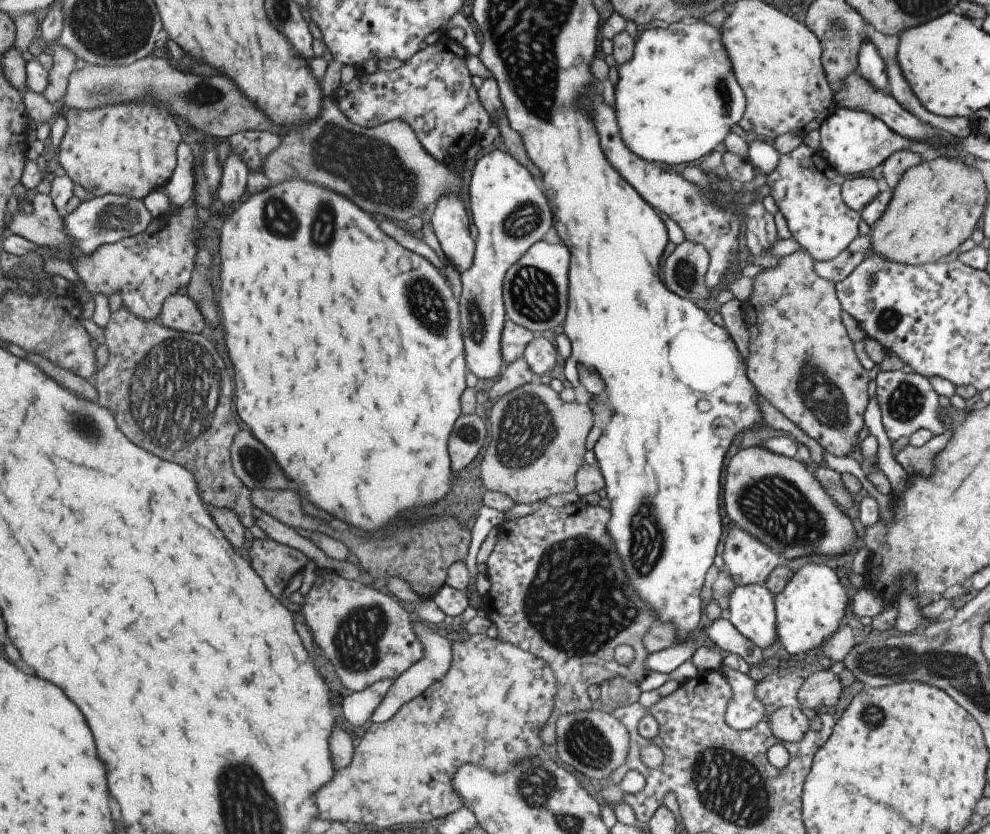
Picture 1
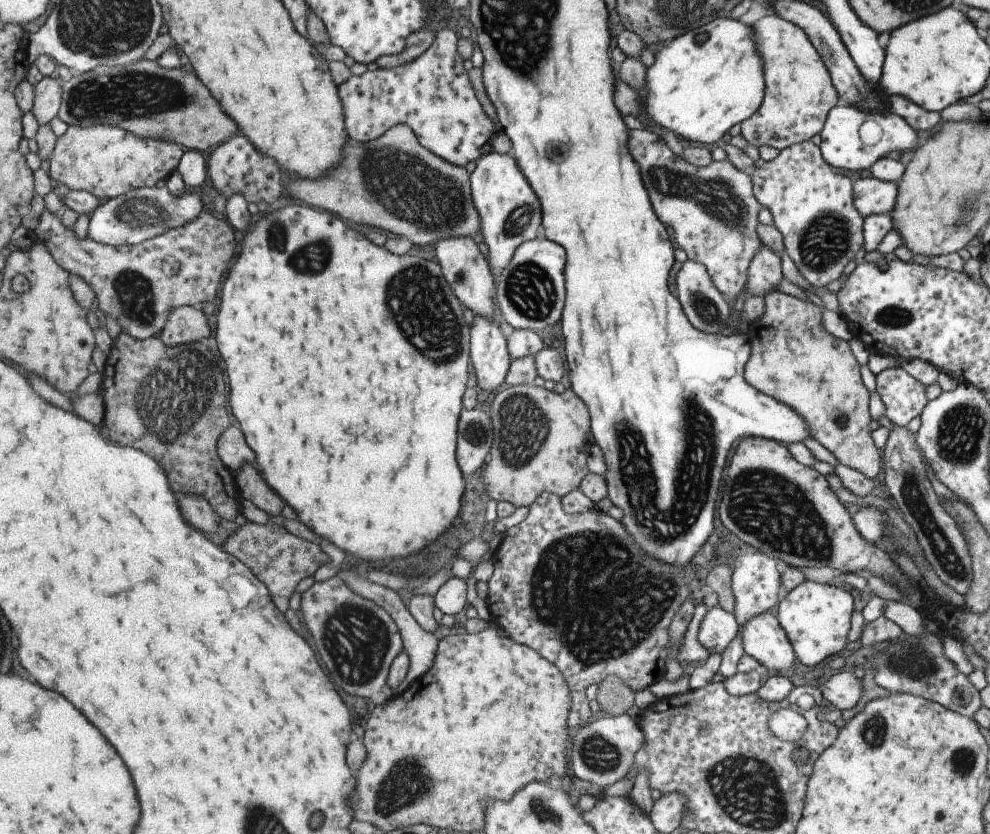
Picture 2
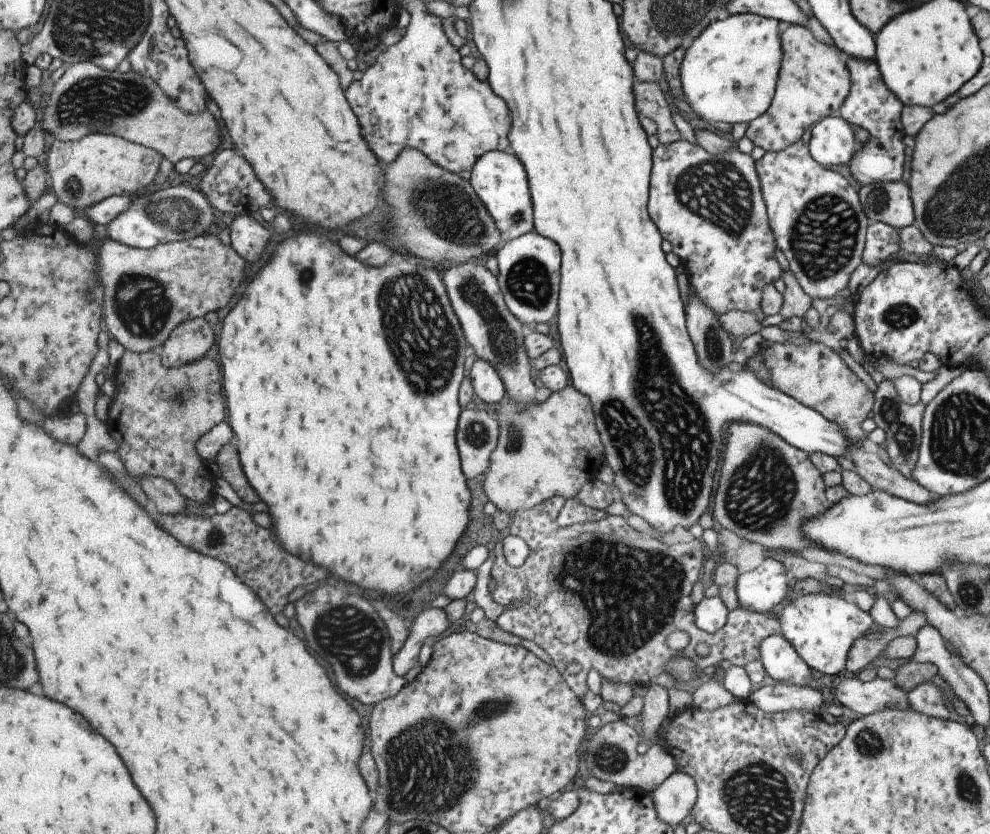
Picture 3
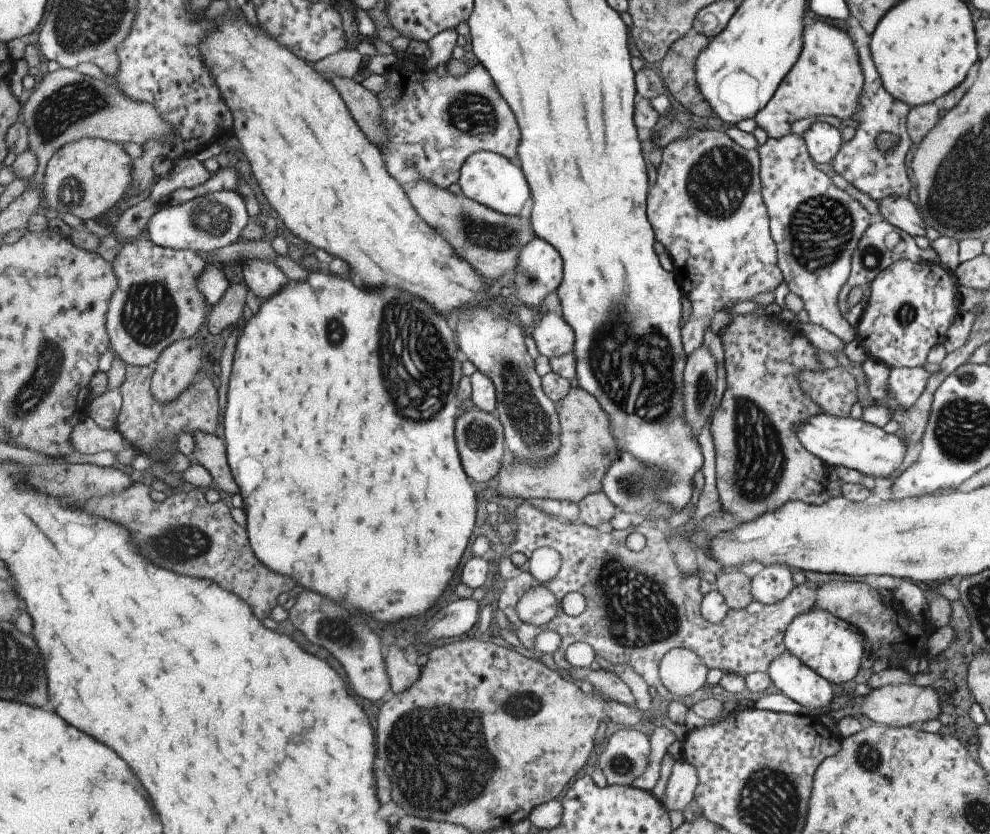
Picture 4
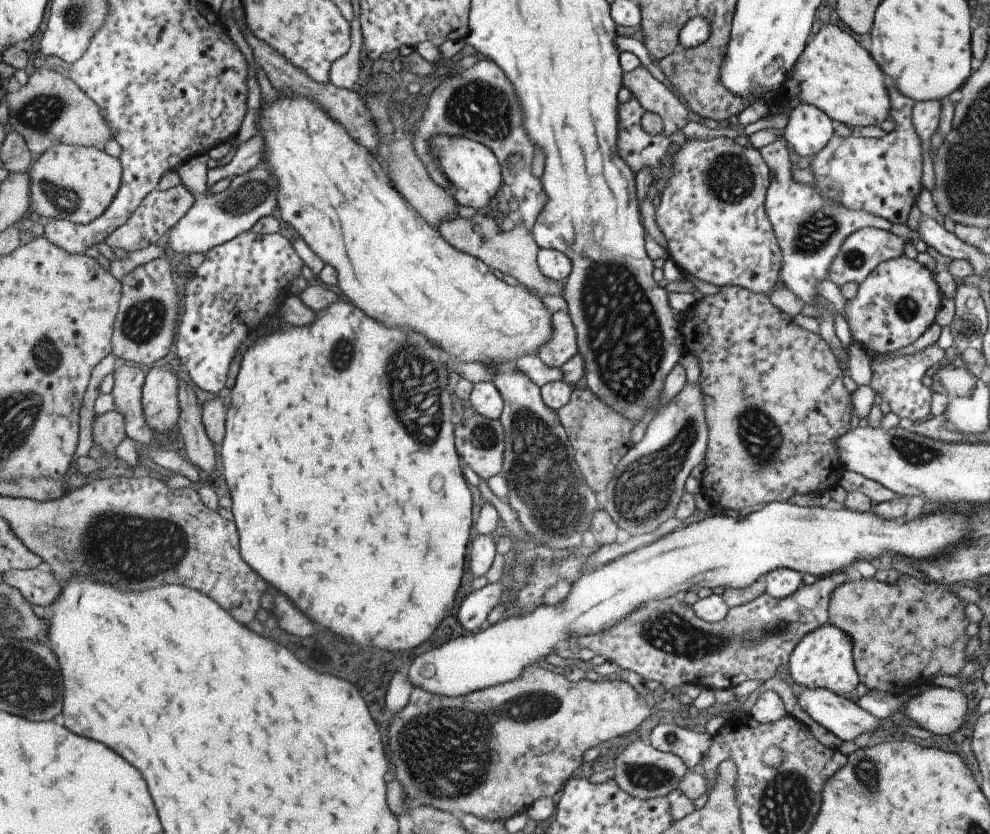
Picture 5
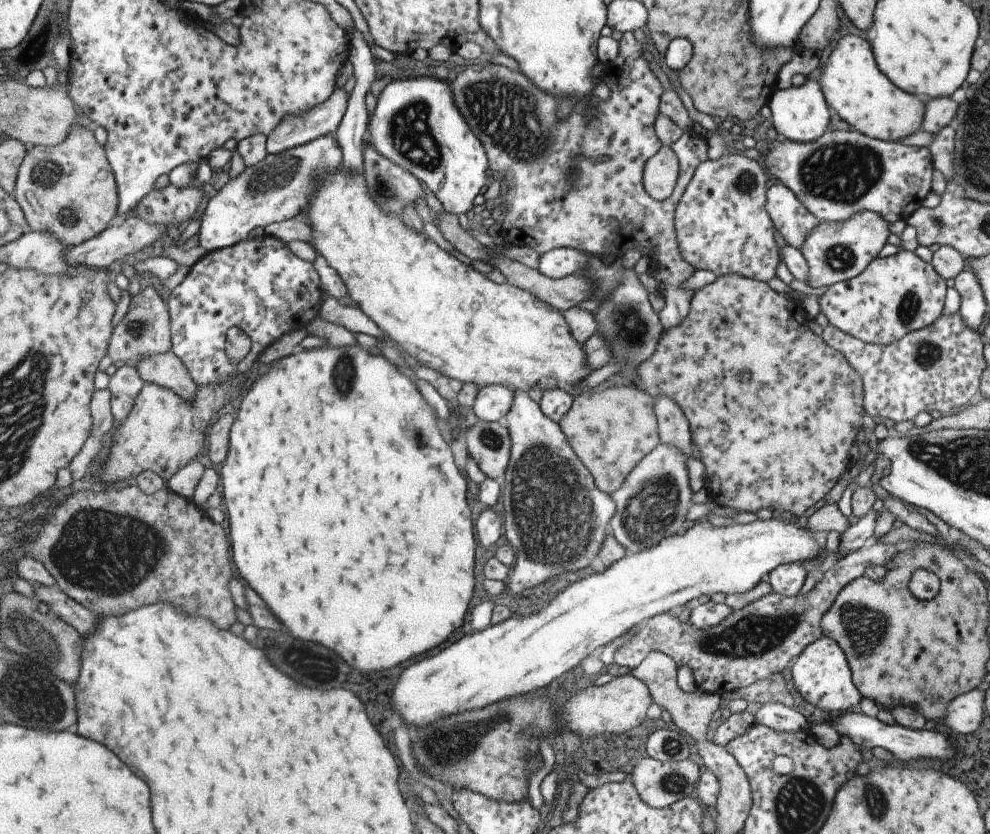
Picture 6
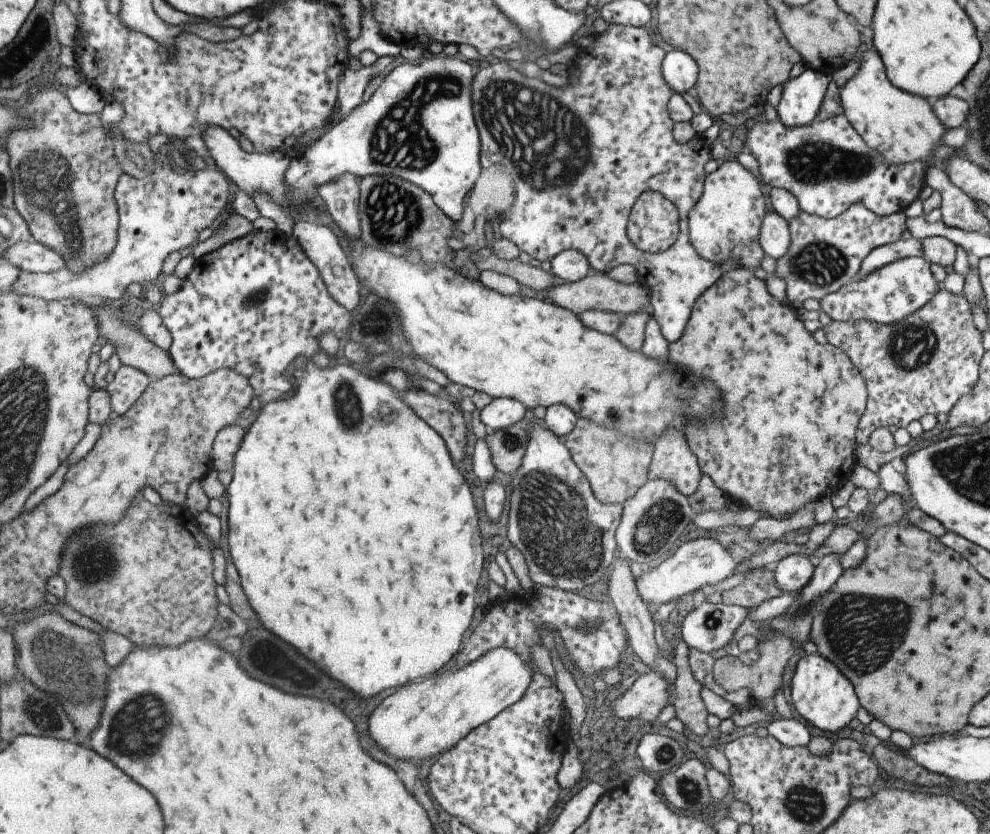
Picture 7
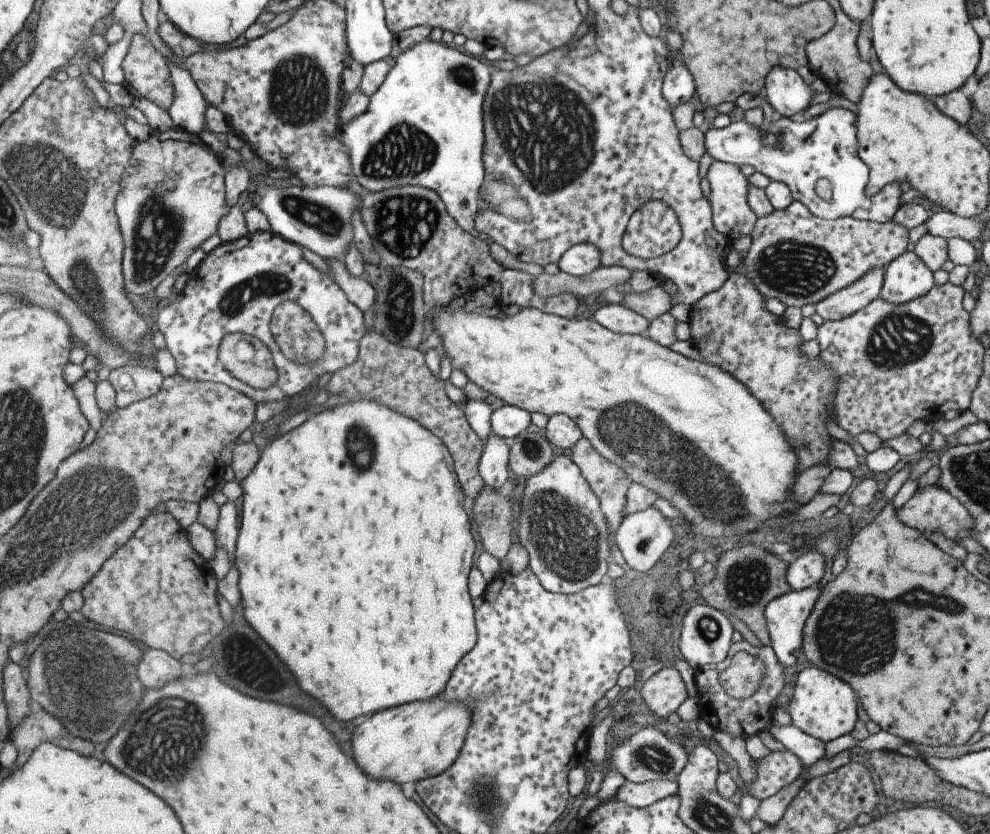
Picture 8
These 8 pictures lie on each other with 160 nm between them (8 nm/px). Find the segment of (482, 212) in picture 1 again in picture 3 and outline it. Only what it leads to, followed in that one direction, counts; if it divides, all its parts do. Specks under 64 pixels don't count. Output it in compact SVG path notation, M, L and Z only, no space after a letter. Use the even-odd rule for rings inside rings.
M504 151L486 152L475 160L469 171L468 183L491 215L504 242L516 239L533 228L532 204L527 190L529 186L525 170L514 154L507 154ZM477 359L473 361L468 376L473 392L487 404L499 402L505 394L497 370L490 363Z

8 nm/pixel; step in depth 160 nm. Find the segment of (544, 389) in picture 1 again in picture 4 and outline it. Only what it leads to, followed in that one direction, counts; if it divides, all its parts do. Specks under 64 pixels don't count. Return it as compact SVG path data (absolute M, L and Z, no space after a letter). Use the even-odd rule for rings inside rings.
M571 387L568 393L554 402L560 426L560 445L556 453L543 463L519 463L511 458L509 472L498 469L496 492L522 501L526 498L551 499L578 503L584 496L602 490L601 479L612 462L621 454L609 430L607 414L599 408L594 396L581 387Z

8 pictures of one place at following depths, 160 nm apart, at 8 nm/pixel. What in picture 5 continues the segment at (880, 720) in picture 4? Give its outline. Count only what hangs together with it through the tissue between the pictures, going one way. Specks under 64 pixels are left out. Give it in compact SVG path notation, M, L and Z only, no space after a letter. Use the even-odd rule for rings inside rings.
M931 686L921 694L915 694L899 712L932 734L953 734L963 724L967 698L958 689L949 690Z

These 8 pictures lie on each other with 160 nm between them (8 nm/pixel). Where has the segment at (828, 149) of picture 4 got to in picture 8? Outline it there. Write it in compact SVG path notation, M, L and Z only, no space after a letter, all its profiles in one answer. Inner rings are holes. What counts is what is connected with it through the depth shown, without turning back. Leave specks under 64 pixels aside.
M771 67L764 78L762 86L763 97L770 104L771 108L778 113L778 116L789 118L799 118L800 112L810 106L810 100L817 94L827 91L829 87L821 78L815 77L812 84L804 84L799 74L788 68Z

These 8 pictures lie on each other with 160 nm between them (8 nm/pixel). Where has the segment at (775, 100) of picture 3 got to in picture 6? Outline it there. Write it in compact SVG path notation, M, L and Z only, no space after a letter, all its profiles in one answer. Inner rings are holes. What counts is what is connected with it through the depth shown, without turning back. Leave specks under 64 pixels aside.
M847 35L836 41L822 69L817 68L817 86L831 113L852 126L858 134L896 143L920 130L923 99L899 90L877 69L868 41Z

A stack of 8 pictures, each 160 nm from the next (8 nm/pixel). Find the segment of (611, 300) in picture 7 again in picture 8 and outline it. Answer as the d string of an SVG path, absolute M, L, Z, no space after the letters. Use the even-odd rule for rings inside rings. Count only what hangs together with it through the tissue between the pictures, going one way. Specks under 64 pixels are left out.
M661 284L640 294L632 293L627 287L621 292L624 292L626 296L619 304L626 305L638 315L644 316L648 321L667 313L672 307L672 298L663 290Z

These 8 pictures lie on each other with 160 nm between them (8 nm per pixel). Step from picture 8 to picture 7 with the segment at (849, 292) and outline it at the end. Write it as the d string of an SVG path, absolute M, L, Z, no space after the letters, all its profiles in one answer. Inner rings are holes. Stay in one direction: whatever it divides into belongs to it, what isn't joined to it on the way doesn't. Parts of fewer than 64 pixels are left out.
M911 236L911 238L901 240L895 240L890 244L877 247L871 250L870 254L867 254L866 258L863 258L861 268L857 272L857 278L863 278L867 276L869 272L885 266L889 262L900 260L906 257L919 257L922 258L923 250L921 250L921 238Z

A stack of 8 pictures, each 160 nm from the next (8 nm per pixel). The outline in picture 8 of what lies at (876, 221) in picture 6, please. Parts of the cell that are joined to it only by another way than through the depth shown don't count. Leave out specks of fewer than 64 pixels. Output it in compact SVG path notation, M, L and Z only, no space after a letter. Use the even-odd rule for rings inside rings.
M793 201L783 210L773 209L765 216L756 217L749 233L750 246L743 256L743 270L763 298L777 298L783 306L814 305L835 291L860 280L876 267L886 267L889 262L906 252L908 230L888 221L875 223L850 217L821 218L811 214L800 202Z

